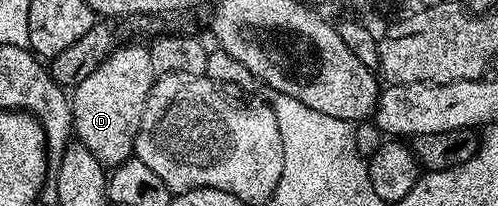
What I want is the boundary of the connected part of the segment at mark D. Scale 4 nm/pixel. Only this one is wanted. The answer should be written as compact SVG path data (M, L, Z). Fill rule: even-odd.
M139 45L120 47L106 57L89 76L74 86L70 94L71 124L78 144L83 145L104 167L114 167L128 161L135 151L137 131L141 127L141 115L145 111L147 97L157 75L153 71L150 48Z

